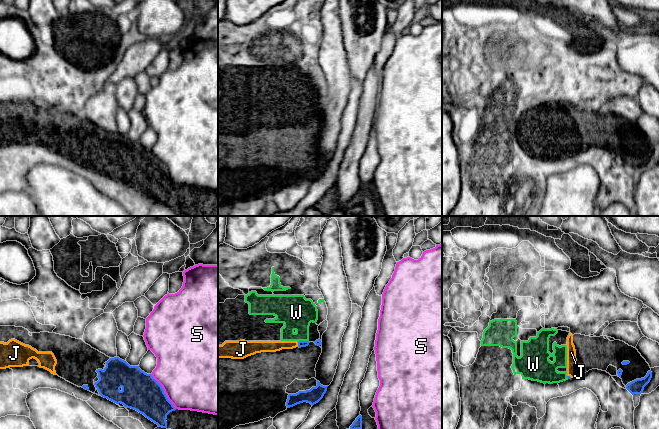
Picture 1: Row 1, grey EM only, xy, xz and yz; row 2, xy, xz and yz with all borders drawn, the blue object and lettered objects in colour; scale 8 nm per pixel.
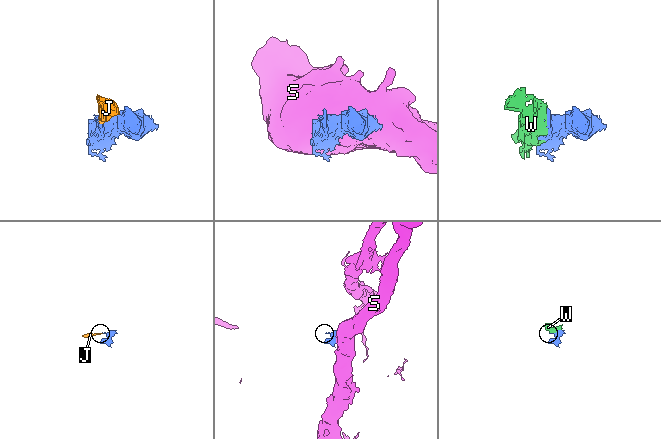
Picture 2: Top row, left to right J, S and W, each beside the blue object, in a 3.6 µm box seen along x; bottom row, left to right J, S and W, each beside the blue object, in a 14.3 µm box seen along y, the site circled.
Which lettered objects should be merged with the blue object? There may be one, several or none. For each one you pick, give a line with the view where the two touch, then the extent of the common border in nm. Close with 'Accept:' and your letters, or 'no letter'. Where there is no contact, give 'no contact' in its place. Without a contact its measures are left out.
J: meets blue in xz; contact 40 nm long
W: meets blue in xz; contact 90 nm long
Accept: J, W

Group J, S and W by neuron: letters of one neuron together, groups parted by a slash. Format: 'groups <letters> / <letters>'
groups J W / S

